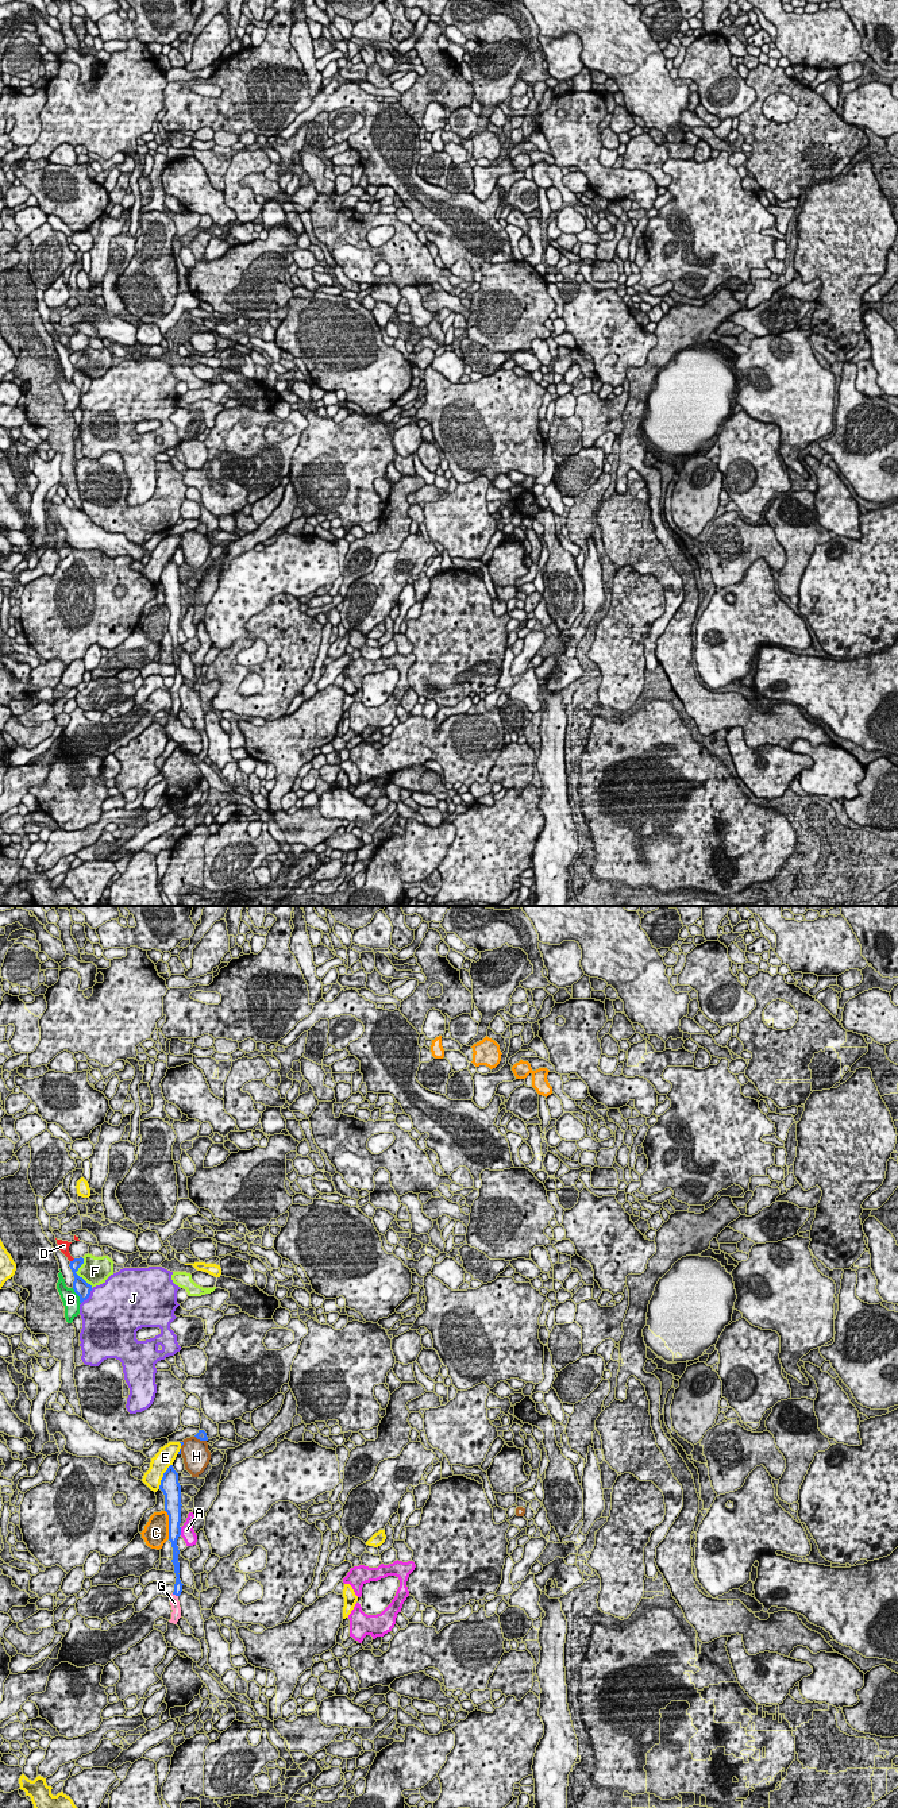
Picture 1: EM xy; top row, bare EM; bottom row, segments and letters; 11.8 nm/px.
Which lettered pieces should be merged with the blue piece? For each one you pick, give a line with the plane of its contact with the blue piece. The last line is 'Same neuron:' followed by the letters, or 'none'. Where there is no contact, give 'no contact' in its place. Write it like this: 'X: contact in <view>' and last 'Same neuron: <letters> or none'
G: contact in xy
Same neuron: G

